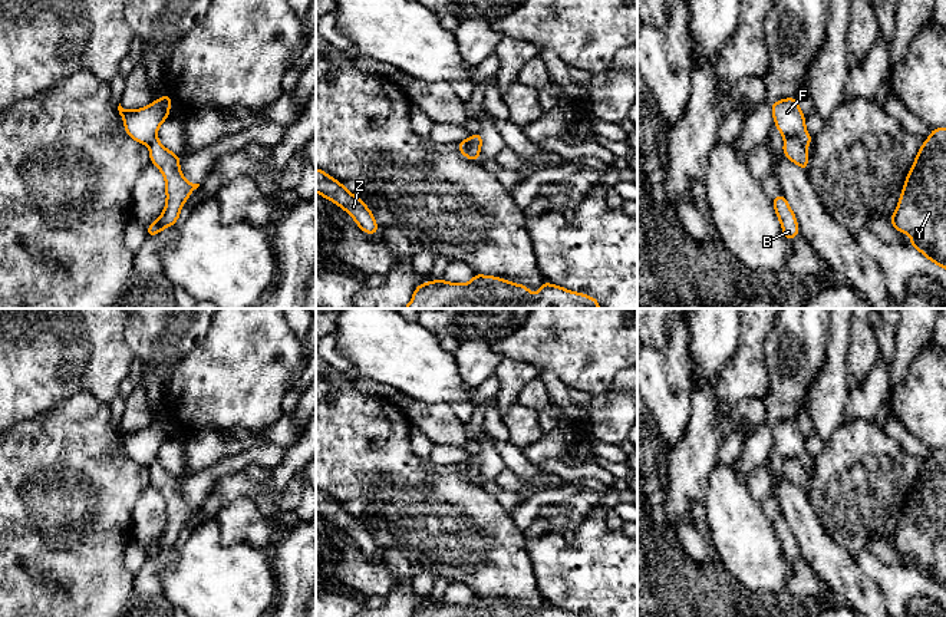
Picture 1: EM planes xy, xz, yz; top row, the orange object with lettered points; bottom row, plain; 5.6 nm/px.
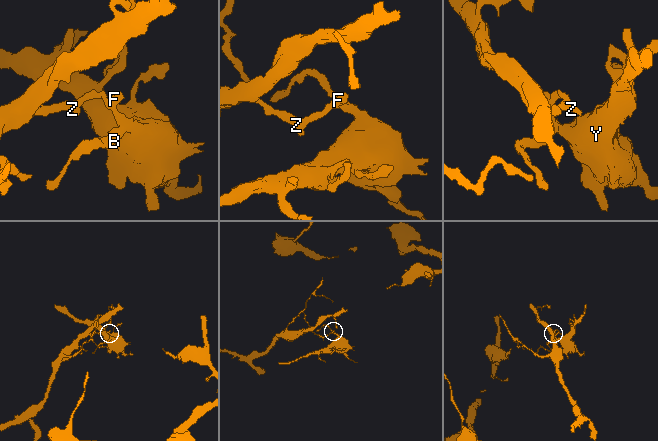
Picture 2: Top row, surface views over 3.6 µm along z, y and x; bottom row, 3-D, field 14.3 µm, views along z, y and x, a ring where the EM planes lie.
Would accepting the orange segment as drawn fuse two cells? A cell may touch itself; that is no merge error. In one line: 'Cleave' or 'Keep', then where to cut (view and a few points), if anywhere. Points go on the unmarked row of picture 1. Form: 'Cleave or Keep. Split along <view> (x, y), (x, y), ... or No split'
Cleave. Split along yz (785, 458), (793, 458), (806, 467)

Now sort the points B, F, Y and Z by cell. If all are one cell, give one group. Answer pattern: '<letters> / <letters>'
B Y / F Z

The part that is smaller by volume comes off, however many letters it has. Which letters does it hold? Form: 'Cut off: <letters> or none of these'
Cut off: B, Y

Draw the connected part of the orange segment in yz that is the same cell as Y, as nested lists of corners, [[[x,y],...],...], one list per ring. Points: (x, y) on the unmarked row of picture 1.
[[[933,449],[920,468],[890,542],[912,558],[909,568],[946,590],[946,449]]]

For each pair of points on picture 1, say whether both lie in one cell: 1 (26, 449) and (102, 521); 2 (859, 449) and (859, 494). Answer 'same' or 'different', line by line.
1: same
2: same

